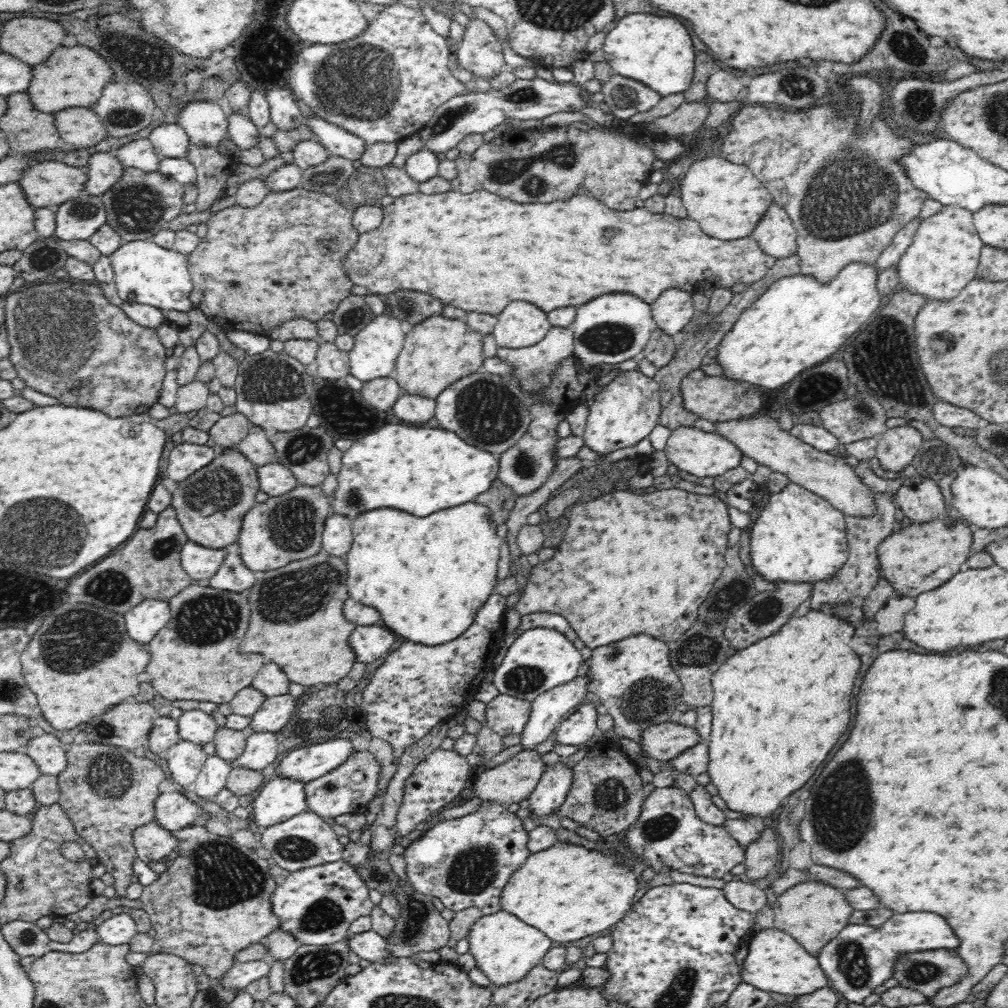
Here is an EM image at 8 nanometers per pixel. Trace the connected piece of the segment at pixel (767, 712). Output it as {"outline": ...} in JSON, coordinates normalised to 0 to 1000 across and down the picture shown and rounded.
{"outline":[[[796,604],[794,613],[786,611],[772,629],[758,633],[738,645],[730,646],[722,655],[719,655],[713,664],[706,670],[705,680],[707,681],[707,694],[705,696],[706,718],[705,728],[702,732],[702,760],[700,766],[703,769],[704,777],[711,783],[711,788],[719,796],[720,801],[728,806],[734,806],[739,809],[740,813],[749,816],[754,815],[765,810],[765,808],[774,800],[778,792],[782,792],[786,786],[790,786],[792,782],[796,782],[804,770],[821,754],[821,748],[825,746],[825,742],[829,740],[831,732],[843,722],[843,714],[845,714],[845,694],[841,690],[845,690],[845,683],[849,679],[851,673],[851,665],[853,665],[853,653],[847,649],[847,645],[841,641],[841,637],[847,631],[847,622],[840,616],[831,614],[823,607],[813,606],[813,604],[806,604],[798,606]]]}

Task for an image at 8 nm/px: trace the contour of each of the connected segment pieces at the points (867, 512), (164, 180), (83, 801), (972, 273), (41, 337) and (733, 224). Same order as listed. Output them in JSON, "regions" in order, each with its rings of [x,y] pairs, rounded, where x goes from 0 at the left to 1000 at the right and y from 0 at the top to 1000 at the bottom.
{"regions":[[[[756,412],[752,415],[718,418],[709,423],[712,431],[726,438],[739,452],[752,458],[753,462],[757,461],[767,468],[780,471],[786,479],[819,495],[838,512],[865,514],[871,510],[869,489],[863,486],[837,454],[811,447],[785,429],[774,426],[768,416]]],[[[136,167],[123,168],[119,179],[100,197],[103,199],[106,222],[120,234],[122,240],[151,238],[166,222],[180,212],[184,202],[184,184],[161,172],[146,171]]],[[[83,737],[66,741],[65,762],[57,770],[60,792],[58,796],[71,813],[74,824],[96,845],[98,857],[103,857],[106,865],[115,873],[112,878],[115,891],[123,891],[125,881],[131,873],[131,853],[136,850],[131,837],[131,823],[153,814],[152,798],[159,787],[159,778],[163,778],[163,762],[143,750],[134,750],[132,745],[109,738]]],[[[937,204],[926,214],[914,219],[905,242],[891,260],[891,281],[897,289],[917,294],[919,298],[941,299],[968,275],[976,246],[966,225],[965,210],[949,204]]],[[[67,273],[63,277],[58,279],[49,278],[44,282],[22,286],[21,289],[12,290],[9,294],[2,298],[5,317],[7,318],[7,332],[11,343],[9,356],[16,364],[17,373],[26,379],[27,383],[38,387],[44,391],[58,395],[62,402],[91,405],[91,407],[99,407],[107,413],[131,413],[145,410],[148,404],[156,399],[161,385],[161,379],[165,373],[165,345],[159,339],[155,326],[147,326],[135,321],[122,308],[121,305],[109,302],[107,297],[103,295],[101,287],[96,281],[89,280],[73,280]]],[[[698,157],[688,161],[685,169],[680,169],[674,181],[677,181],[675,190],[683,214],[690,218],[702,234],[714,238],[732,238],[742,234],[766,202],[766,194],[752,181],[752,177],[748,177],[744,167],[726,163],[718,157]]]]}

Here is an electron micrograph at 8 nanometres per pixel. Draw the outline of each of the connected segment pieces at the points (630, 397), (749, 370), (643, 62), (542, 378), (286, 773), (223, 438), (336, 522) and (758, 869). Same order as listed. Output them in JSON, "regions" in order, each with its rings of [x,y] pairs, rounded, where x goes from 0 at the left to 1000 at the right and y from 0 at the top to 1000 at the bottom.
{"regions":[[[[617,368],[615,372],[599,383],[584,404],[583,417],[579,423],[579,441],[596,452],[616,445],[629,443],[654,421],[658,404],[654,381],[635,368]]],[[[847,260],[837,265],[826,279],[819,282],[796,272],[774,276],[732,314],[728,323],[709,344],[711,351],[707,359],[715,364],[714,373],[761,387],[781,383],[797,367],[817,359],[821,353],[831,349],[853,327],[853,323],[865,315],[874,297],[869,287],[870,275],[866,262]]],[[[625,14],[611,20],[601,33],[600,61],[611,74],[639,82],[658,96],[678,92],[686,86],[691,56],[681,26],[671,18]]],[[[547,323],[542,333],[534,339],[534,341],[513,346],[495,344],[493,354],[509,363],[510,379],[512,379],[521,390],[532,389],[532,387],[536,387],[538,383],[546,381],[546,373],[550,371],[550,367],[552,367],[552,363],[554,363],[554,357],[568,351],[568,341],[567,324],[554,325]]],[[[339,732],[321,737],[308,737],[287,744],[274,762],[274,767],[276,771],[304,778],[335,762],[350,745],[347,734]]],[[[233,409],[231,412],[218,414],[218,417],[207,427],[207,433],[210,433],[214,441],[218,441],[223,446],[233,444],[244,435],[250,422],[245,413]]],[[[329,510],[323,516],[318,532],[320,548],[331,553],[341,554],[350,539],[350,518],[341,512]]],[[[755,820],[754,824],[754,831],[739,841],[739,867],[747,873],[760,871],[774,854],[771,827]]]]}

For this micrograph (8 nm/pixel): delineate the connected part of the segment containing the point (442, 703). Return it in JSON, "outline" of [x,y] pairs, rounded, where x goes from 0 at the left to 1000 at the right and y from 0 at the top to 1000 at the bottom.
{"outline":[[[493,588],[488,589],[472,608],[470,617],[458,631],[435,641],[403,636],[383,651],[381,658],[372,665],[360,685],[359,704],[362,706],[364,725],[369,727],[370,731],[387,738],[391,750],[397,751],[404,740],[416,736],[421,730],[425,730],[432,720],[448,713],[464,700],[474,685],[478,671],[486,665],[486,657],[495,637],[494,623],[504,603],[502,596],[502,592]]]}

